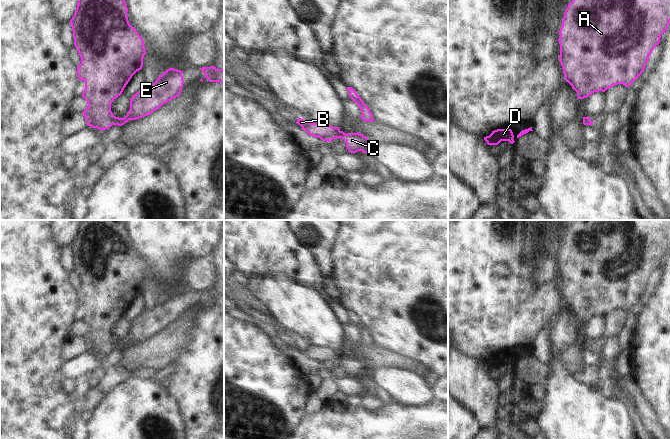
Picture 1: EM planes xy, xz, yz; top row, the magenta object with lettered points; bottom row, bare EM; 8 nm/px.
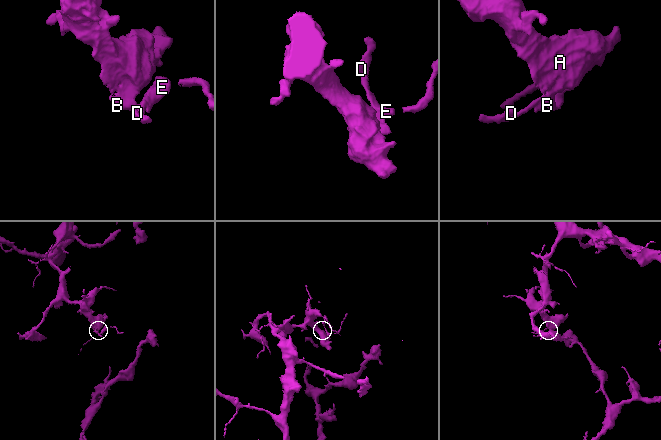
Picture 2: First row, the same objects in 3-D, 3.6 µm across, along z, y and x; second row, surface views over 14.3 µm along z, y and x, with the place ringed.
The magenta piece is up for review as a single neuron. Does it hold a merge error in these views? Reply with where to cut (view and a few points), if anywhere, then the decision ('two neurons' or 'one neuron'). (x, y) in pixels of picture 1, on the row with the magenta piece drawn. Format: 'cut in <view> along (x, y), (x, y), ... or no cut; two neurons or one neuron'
cut in xy along (115, 117), (113, 124); two neurons

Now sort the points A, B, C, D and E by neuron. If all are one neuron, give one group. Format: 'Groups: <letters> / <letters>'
Groups: A B / C D E.

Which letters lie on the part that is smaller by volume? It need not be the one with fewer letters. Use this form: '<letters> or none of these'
C, D, E

